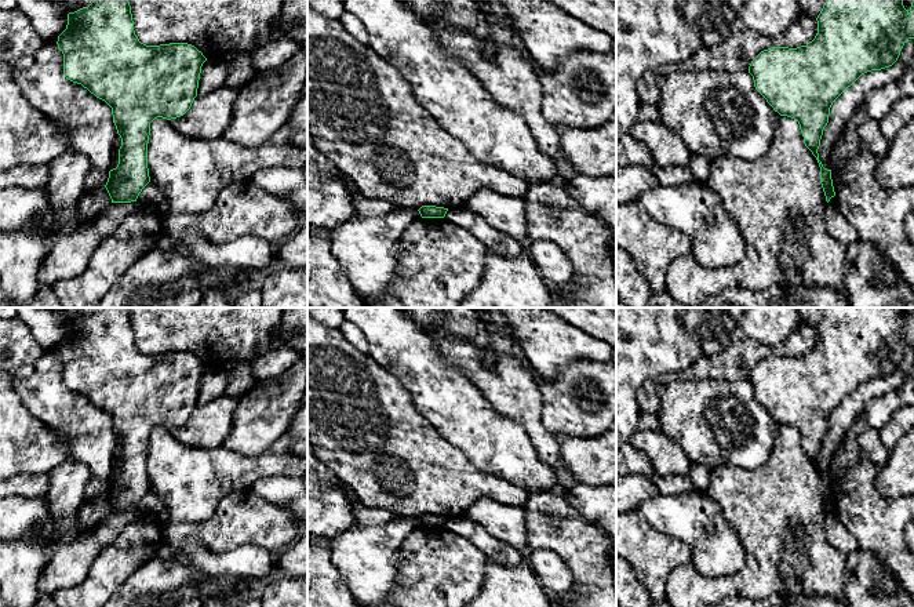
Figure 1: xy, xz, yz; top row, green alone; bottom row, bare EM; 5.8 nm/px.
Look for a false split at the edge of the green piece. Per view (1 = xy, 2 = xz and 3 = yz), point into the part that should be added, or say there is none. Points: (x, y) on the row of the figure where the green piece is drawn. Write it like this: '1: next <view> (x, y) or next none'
1: next none
2: next none
3: next none

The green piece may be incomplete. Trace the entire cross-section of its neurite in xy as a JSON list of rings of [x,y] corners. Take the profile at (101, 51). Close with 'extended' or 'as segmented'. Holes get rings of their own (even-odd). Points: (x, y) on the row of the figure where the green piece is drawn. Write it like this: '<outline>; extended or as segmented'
[[[94,0],[88,7],[69,12],[66,29],[58,36],[57,44],[63,54],[65,77],[81,84],[112,108],[113,123],[121,138],[119,164],[109,171],[109,178],[105,185],[112,203],[136,201],[142,189],[150,182],[148,168],[150,123],[157,117],[167,120],[181,117],[190,109],[197,97],[201,66],[207,58],[194,46],[187,43],[160,46],[146,46],[141,43],[134,30],[128,0]]]; as segmented

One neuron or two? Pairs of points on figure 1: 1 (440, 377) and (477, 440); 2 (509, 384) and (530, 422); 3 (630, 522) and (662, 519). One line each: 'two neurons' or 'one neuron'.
1: one neuron
2: one neuron
3: two neurons

